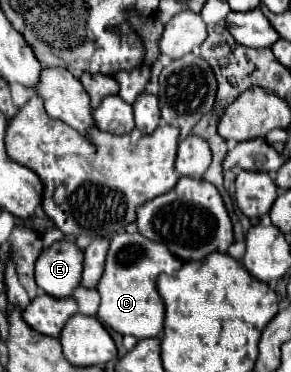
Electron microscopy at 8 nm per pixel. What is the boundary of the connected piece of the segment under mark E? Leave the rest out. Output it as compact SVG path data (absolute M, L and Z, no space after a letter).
M52 243L36 261L36 285L56 299L70 297L80 287L82 259L84 253L74 243Z

